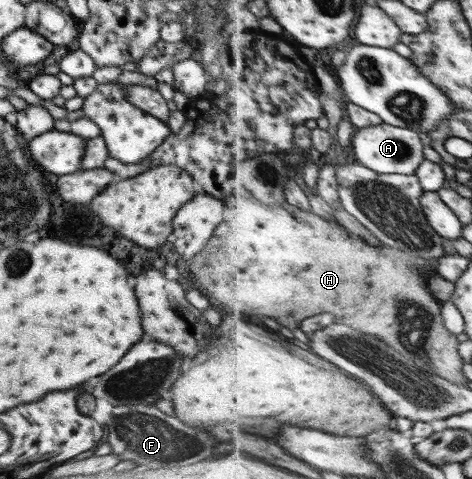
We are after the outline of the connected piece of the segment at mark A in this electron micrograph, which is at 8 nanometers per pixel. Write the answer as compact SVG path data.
M383 123L378 126L359 128L350 140L354 158L360 160L360 165L380 174L416 174L424 160L424 146L420 134L408 128Z

